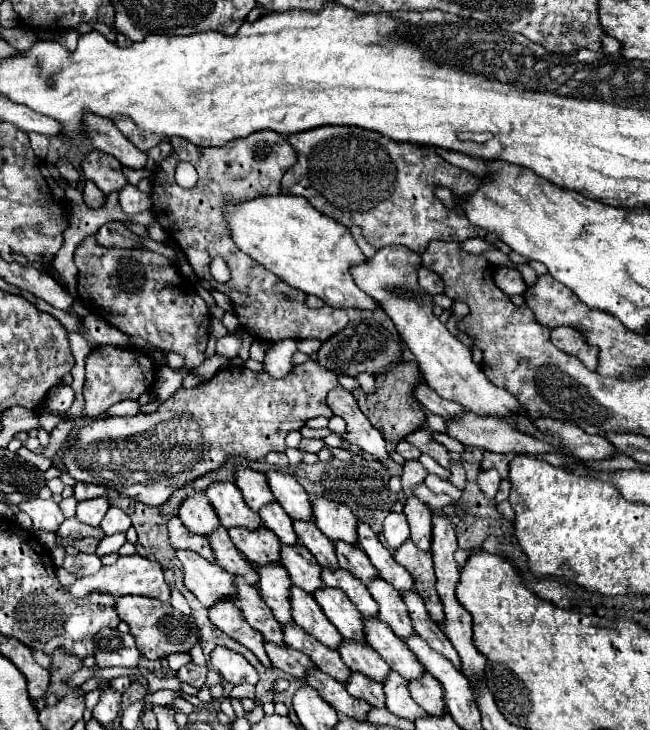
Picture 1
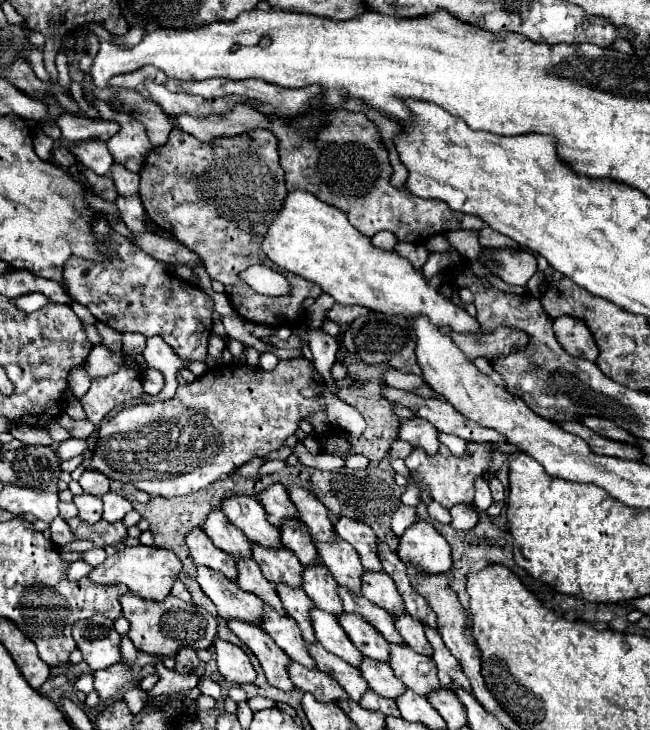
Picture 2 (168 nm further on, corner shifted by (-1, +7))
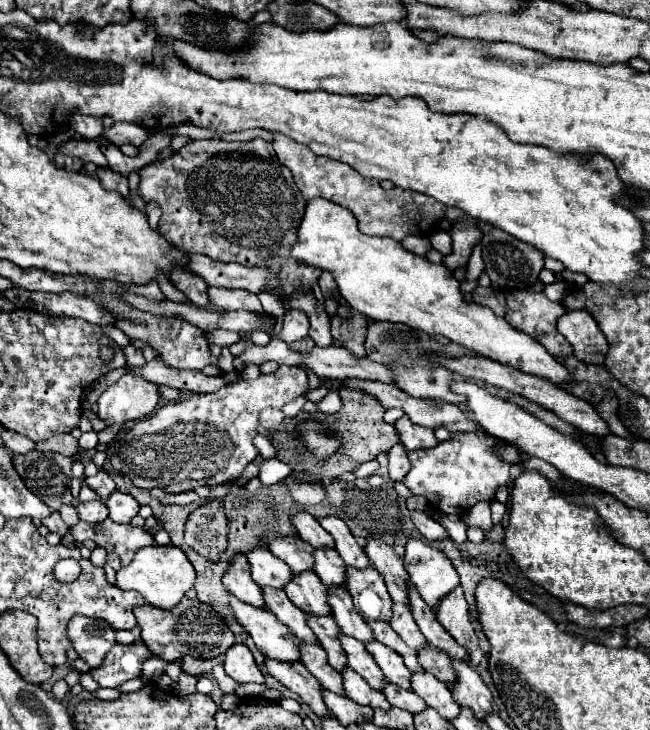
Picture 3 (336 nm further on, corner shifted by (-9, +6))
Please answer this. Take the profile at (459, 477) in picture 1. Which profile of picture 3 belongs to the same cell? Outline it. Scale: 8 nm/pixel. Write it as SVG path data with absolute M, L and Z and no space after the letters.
M482 429L476 433L454 433L454 439L438 443L432 449L410 451L412 469L404 477L404 483L414 495L424 495L442 513L464 515L478 501L492 501L496 489L508 483L512 465L500 459L502 447L506 447L506 441Z

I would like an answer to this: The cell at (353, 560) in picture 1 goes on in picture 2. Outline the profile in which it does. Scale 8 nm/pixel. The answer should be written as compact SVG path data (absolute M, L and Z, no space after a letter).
M366 572L364 574L364 596L376 606L380 606L382 610L386 610L392 618L402 616L406 612L404 602L400 600L396 586L392 584L392 578L386 572L378 572L378 574Z

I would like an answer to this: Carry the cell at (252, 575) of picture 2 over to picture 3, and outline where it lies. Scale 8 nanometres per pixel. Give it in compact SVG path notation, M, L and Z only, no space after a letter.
M262 589L264 593L264 601L266 601L266 609L272 611L280 623L284 623L296 637L306 639L310 643L318 643L316 635L312 633L312 629L306 625L304 621L304 613L286 597L286 593L282 589Z

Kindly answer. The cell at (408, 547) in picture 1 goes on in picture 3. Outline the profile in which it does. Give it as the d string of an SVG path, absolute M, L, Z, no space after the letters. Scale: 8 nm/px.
M460 585L440 599L440 605L436 607L436 619L458 641L458 645L468 651L468 663L476 667L482 659L482 653L478 653L478 637L470 623L470 609Z

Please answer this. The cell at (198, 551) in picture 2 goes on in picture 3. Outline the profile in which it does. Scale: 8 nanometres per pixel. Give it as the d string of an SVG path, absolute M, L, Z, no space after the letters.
M236 553L230 563L228 563L228 569L226 573L222 575L222 583L224 587L234 593L240 601L244 603L250 603L254 607L264 607L264 599L262 599L262 591L260 587L252 581L250 577L250 565L248 565L248 559L240 553Z

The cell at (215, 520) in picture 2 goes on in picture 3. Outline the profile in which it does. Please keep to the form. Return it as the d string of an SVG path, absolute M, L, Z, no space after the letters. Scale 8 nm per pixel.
M254 547L252 551L248 551L244 555L252 567L252 579L258 585L282 589L284 583L290 581L292 571L288 569L288 565L284 561L276 559L266 547Z

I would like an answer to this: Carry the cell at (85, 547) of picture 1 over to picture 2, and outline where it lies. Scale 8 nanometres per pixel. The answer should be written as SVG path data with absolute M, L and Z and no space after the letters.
M54 518L52 520L52 542L58 546L64 546L68 542L72 542L72 532L68 528L68 524L62 518Z

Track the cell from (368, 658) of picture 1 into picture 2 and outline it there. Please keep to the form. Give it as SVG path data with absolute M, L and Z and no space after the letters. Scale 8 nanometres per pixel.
M364 658L360 664L360 672L362 672L364 680L370 684L370 688L382 698L396 700L406 690L406 686L394 676L394 672L388 664L380 664L380 662Z

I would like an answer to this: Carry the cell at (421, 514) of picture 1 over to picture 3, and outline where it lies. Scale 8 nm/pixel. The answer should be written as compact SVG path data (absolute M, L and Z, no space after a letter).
M412 537L406 543L404 567L410 575L410 581L430 607L436 607L444 593L458 585L458 573L454 565L440 549L430 547L424 539Z

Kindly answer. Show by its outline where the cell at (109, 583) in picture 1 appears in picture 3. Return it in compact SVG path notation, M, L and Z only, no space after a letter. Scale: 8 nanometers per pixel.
M150 545L144 549L138 549L132 563L122 565L122 569L116 573L116 587L126 591L126 589L134 589L138 593L142 593L142 597L146 599L146 603L160 607L160 609L172 609L188 589L192 589L196 581L196 573L192 563L188 561L188 557L184 555L184 551L180 547L174 545Z

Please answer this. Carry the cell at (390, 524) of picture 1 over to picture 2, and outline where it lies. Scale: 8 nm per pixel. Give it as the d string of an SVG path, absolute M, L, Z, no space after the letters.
M400 506L392 516L392 530L396 536L402 536L406 528L410 528L416 522L416 508L412 506Z

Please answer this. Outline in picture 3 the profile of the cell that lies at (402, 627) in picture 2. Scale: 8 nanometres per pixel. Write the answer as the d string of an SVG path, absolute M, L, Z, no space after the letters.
M426 643L426 647L420 649L418 659L420 659L420 665L428 673L432 673L436 679L440 679L446 685L452 685L454 671L452 671L452 665L450 665L450 657L446 653L440 653L440 649Z

